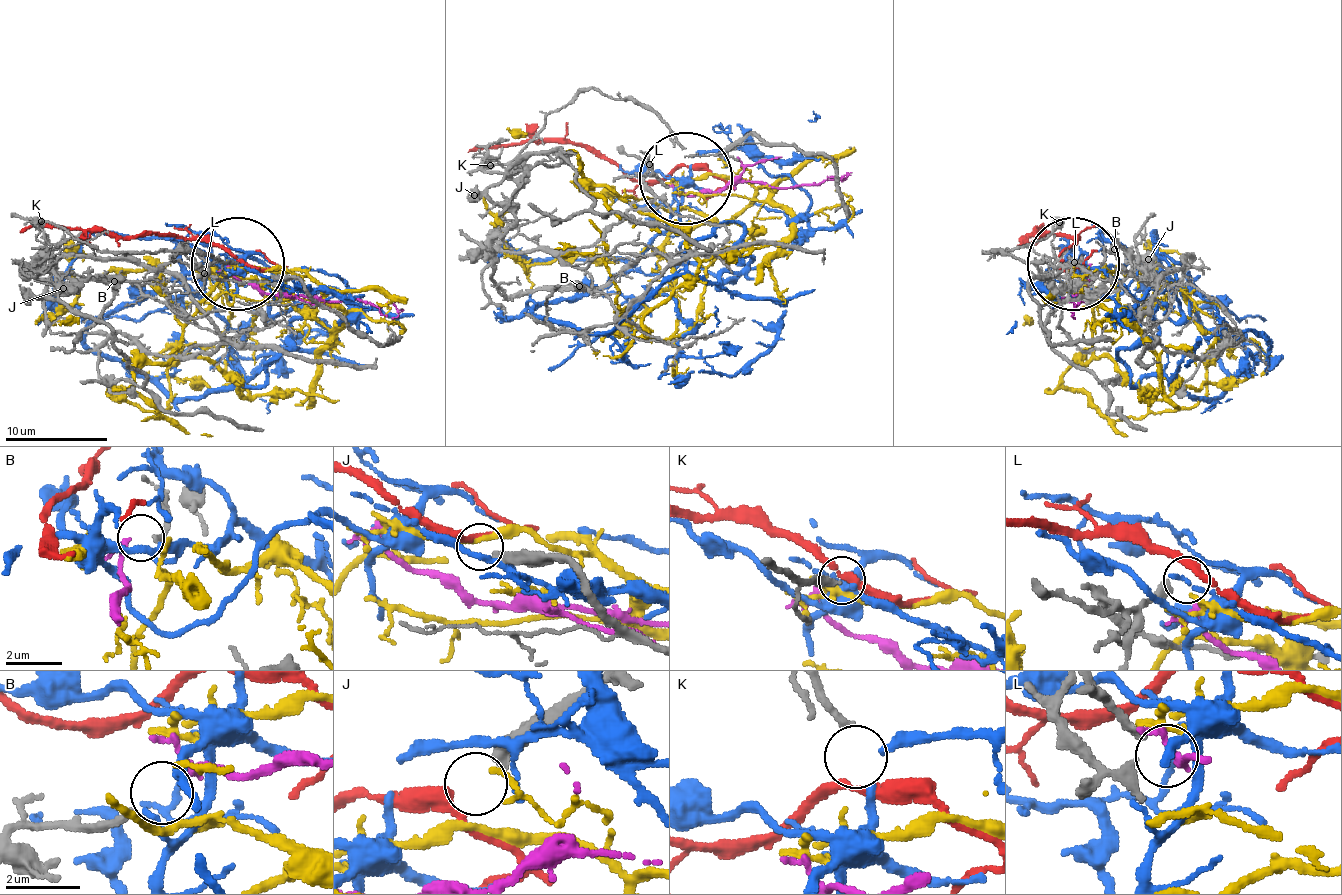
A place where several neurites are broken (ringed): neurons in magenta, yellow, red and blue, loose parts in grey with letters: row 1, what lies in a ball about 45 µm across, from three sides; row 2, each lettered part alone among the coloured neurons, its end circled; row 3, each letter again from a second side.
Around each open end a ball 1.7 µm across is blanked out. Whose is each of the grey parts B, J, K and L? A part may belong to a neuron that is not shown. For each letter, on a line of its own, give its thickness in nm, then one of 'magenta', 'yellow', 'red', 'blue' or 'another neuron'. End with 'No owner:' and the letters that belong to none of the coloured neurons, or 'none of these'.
B: calibre 190 nm; magenta
J: calibre 400 nm; red
K: calibre 240 nm; blue
L: calibre 280 nm; another neuron
No owner: L

